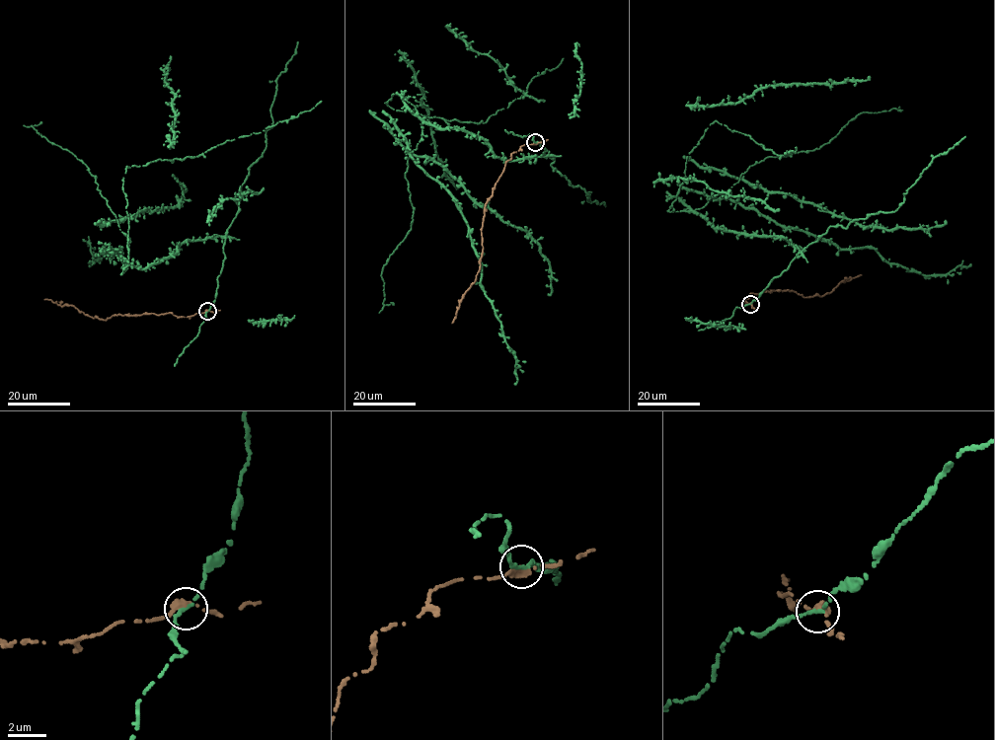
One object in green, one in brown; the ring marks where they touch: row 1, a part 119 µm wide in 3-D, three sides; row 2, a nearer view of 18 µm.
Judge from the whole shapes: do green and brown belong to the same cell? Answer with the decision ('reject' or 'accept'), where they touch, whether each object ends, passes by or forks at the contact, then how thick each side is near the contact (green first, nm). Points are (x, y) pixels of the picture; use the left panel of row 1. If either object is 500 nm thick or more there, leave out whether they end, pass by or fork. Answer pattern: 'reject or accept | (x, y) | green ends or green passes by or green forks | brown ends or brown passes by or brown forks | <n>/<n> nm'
reject | (207, 311) | green passes by | brown passes by | 190/340 nm

